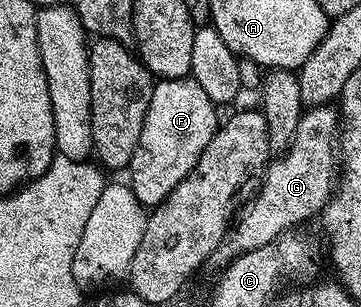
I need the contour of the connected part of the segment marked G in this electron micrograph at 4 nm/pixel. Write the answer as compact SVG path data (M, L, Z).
M318 104L302 111L299 126L295 130L295 138L283 156L276 157L266 167L265 176L261 179L261 186L251 203L240 213L235 227L228 233L227 239L218 246L215 260L225 266L234 256L241 256L244 252L259 250L259 246L267 246L290 230L296 229L304 220L320 217L335 191L339 179L339 156L335 151L335 137L339 132L339 112L336 107Z

